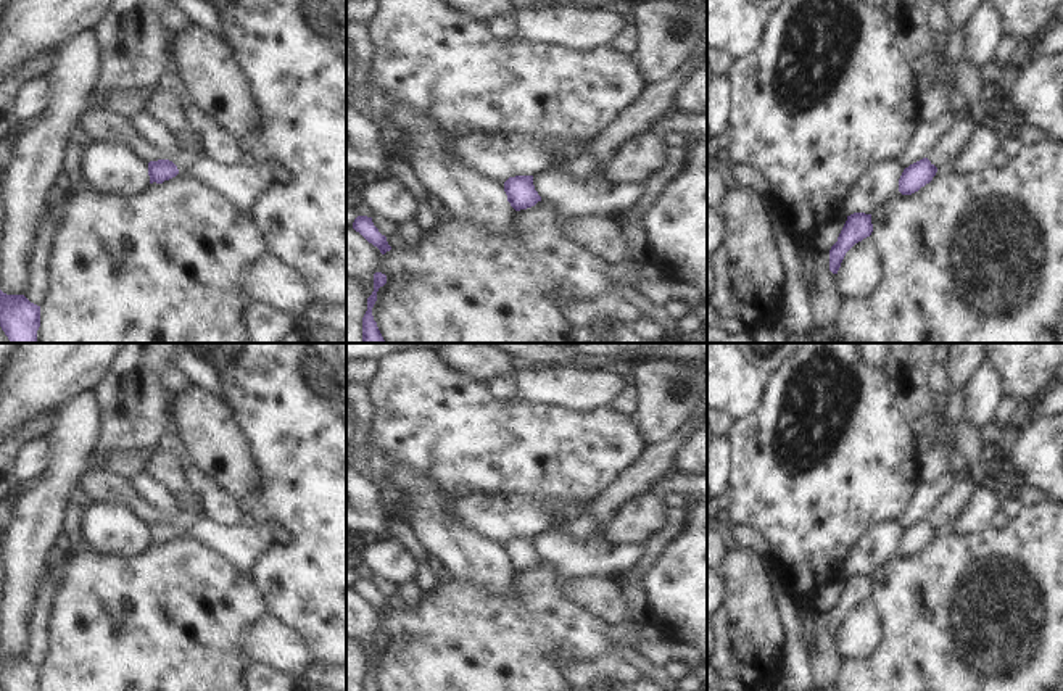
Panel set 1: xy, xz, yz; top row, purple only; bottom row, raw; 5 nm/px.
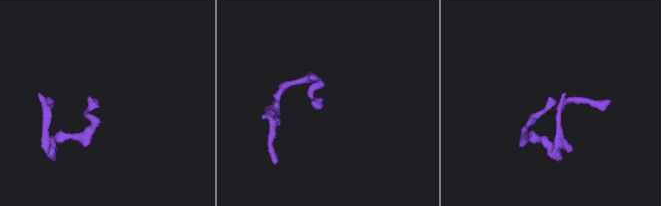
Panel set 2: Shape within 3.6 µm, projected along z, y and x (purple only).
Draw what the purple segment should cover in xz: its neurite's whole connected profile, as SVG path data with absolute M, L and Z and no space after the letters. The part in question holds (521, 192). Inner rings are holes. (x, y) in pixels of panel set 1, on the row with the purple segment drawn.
M515 176L504 182L504 192L507 201L515 211L527 209L541 201L541 197L535 190L533 176Z

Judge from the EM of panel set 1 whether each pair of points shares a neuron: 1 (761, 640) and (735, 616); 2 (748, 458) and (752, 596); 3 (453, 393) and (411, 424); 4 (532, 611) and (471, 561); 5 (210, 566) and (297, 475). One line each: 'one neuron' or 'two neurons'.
1: one neuron
2: two neurons
3: one neuron
4: two neurons
5: two neurons

